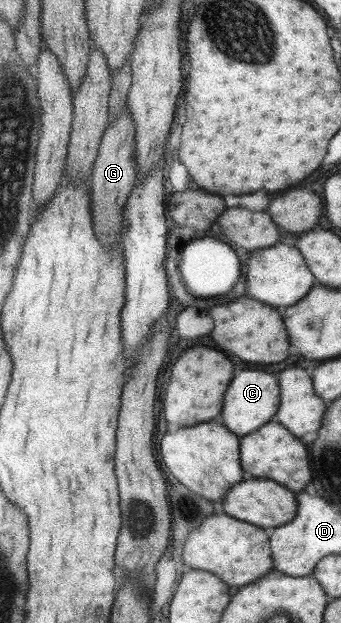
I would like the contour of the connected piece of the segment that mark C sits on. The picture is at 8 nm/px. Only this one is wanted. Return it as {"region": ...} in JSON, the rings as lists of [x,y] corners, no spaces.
{"region":[[[242,370],[228,384],[226,394],[224,394],[222,412],[214,420],[224,424],[236,436],[246,436],[246,434],[258,430],[262,424],[266,424],[272,418],[272,414],[279,406],[278,392],[278,382],[272,374],[260,372],[260,370]]]}

